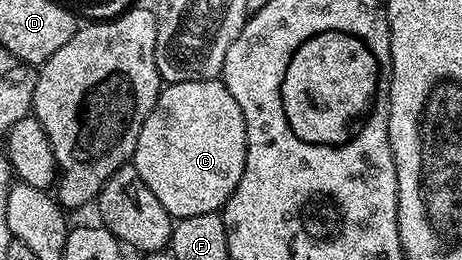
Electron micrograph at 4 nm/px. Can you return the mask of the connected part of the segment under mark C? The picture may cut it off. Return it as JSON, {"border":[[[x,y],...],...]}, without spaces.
{"border":[[[220,80],[174,81],[166,84],[147,115],[135,143],[131,164],[139,171],[139,179],[151,187],[151,195],[163,203],[170,217],[180,219],[224,210],[227,199],[243,179],[247,155],[245,120],[239,103]]]}

